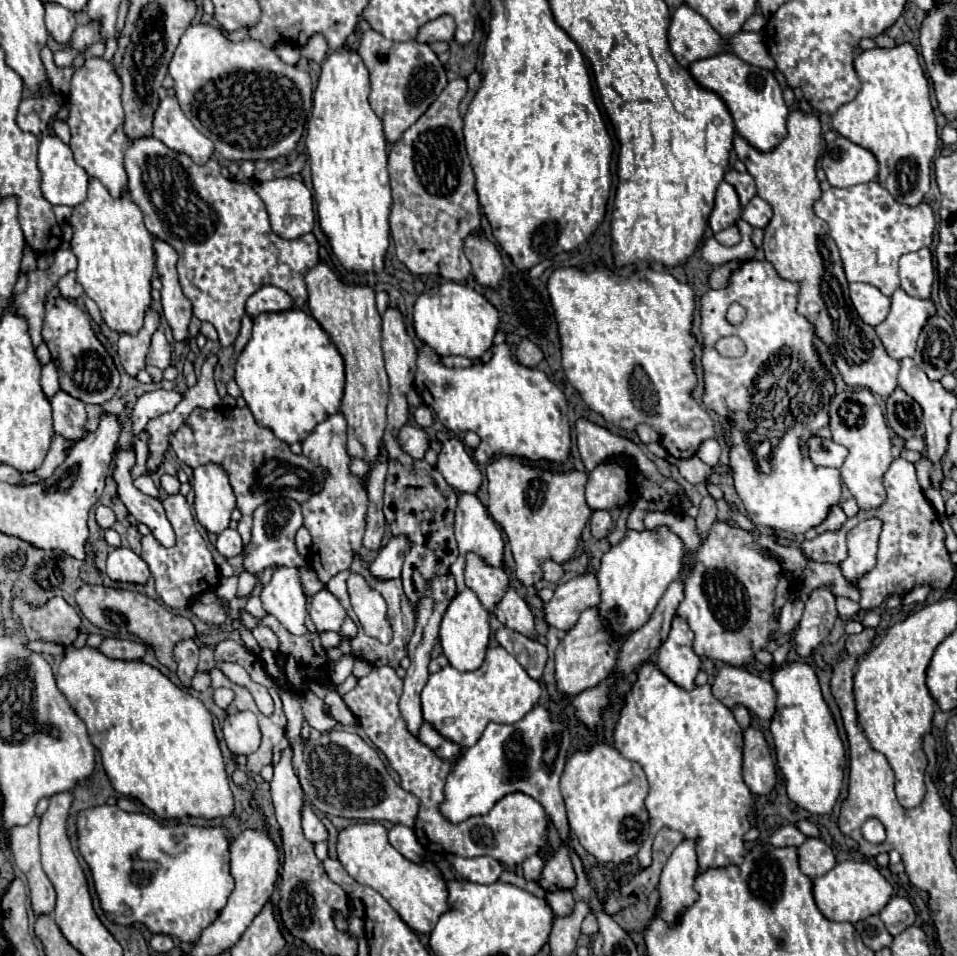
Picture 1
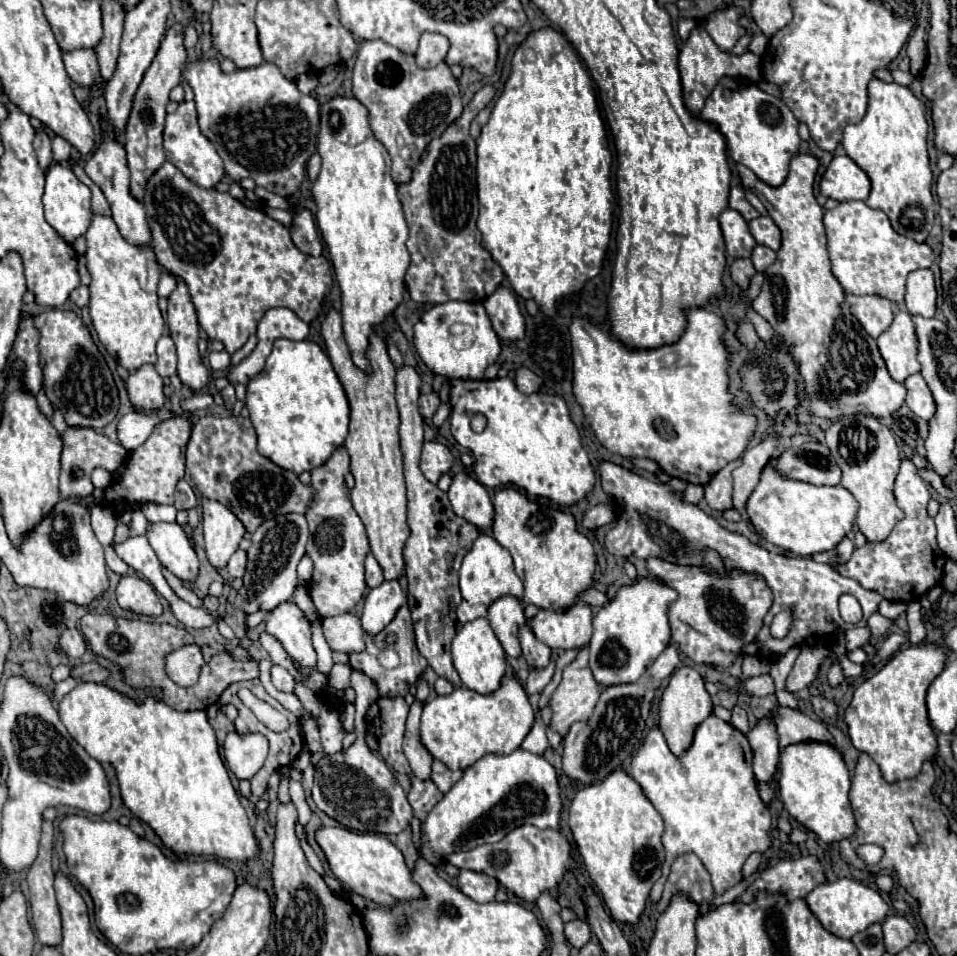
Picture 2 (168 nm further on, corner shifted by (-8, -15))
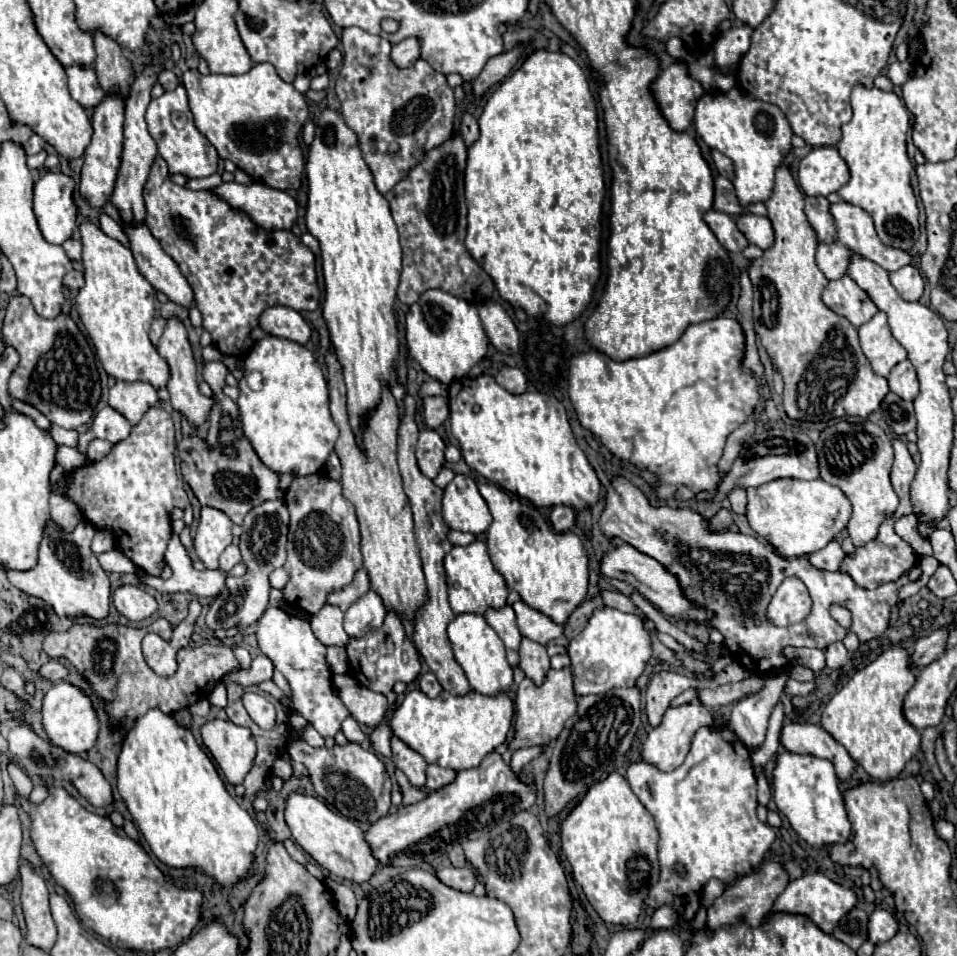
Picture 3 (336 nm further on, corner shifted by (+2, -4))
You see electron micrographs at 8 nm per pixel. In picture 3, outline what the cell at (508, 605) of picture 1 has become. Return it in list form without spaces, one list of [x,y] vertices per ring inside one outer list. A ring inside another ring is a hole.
[[[522,638],[520,644],[520,668],[524,670],[524,674],[536,684],[542,686],[546,680],[546,674],[550,670],[550,656],[546,652],[546,646],[526,640]]]

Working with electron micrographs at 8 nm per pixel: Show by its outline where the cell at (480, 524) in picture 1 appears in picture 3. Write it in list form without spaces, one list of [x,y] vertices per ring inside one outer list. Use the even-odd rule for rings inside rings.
[[[482,540],[472,542],[470,546],[454,546],[444,556],[444,570],[446,570],[446,582],[448,582],[448,594],[450,594],[450,606],[454,614],[478,614],[482,616],[488,608],[502,608],[506,606],[508,588],[500,572],[492,566],[492,560],[488,556],[486,544]]]

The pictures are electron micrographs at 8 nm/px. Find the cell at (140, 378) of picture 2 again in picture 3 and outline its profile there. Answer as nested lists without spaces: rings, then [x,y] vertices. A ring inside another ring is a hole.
[[[118,382],[116,386],[110,388],[108,404],[134,426],[140,422],[140,418],[148,408],[158,404],[158,394],[146,382],[138,382],[138,384]]]

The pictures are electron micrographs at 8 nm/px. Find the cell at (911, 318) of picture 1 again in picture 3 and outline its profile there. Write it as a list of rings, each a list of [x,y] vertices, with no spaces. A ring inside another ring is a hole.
[[[882,312],[874,314],[866,324],[858,326],[858,338],[872,372],[878,376],[886,378],[890,370],[906,358],[906,350],[902,344],[898,344],[898,340],[894,340]]]

